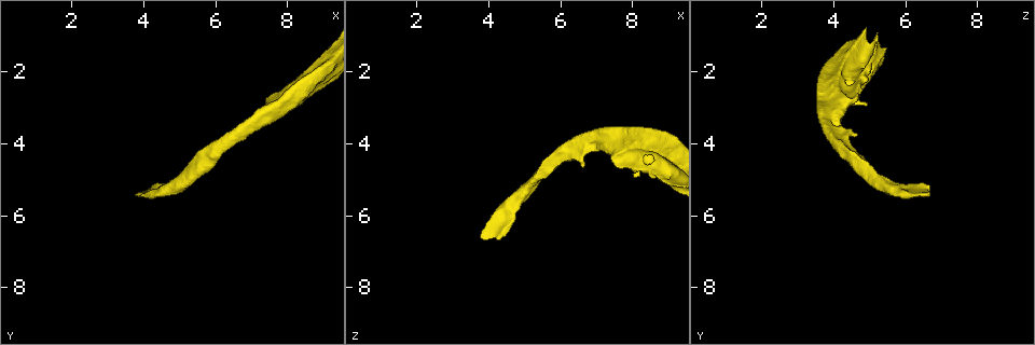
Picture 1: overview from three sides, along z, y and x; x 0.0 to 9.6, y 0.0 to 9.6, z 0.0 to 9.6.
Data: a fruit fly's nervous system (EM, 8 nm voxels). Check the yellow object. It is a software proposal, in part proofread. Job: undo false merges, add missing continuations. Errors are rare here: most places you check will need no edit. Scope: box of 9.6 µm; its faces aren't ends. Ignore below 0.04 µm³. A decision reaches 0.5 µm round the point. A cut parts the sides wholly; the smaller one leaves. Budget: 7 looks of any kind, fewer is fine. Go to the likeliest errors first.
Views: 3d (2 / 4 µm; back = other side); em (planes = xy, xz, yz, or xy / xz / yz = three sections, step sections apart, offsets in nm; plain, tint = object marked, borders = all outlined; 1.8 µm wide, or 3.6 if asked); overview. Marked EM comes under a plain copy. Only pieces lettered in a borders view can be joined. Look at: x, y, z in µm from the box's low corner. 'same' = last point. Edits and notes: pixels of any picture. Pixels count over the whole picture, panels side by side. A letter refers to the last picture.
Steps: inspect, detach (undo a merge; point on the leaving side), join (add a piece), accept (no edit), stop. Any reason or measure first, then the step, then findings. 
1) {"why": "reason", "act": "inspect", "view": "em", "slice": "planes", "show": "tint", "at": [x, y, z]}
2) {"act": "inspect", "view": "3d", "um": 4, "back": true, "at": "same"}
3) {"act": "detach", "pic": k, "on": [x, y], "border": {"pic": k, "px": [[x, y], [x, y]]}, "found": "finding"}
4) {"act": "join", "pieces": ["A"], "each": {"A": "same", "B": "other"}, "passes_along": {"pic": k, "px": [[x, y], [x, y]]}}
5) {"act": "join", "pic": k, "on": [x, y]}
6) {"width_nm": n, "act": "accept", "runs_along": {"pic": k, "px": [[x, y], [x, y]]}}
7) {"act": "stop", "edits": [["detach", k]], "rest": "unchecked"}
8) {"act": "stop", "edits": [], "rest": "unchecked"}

{"why": "calibre changes", "act": "inspect", "view": "3d", "um": 4, "at": [8.85, 1.65, 5.05]}

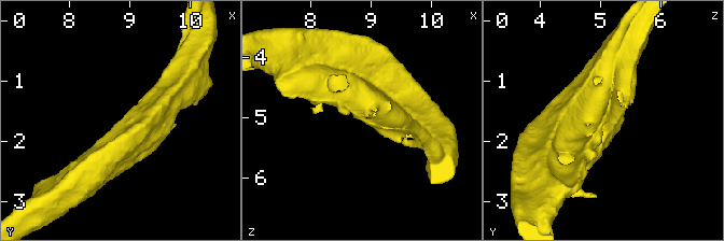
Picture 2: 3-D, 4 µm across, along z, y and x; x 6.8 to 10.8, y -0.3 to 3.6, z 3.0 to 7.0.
{"why": "shape alone is not enough", "act": "inspect", "view": "em", "slice": "planes", "show": "borders", "at": [8.90, 1.70, 5.00]}

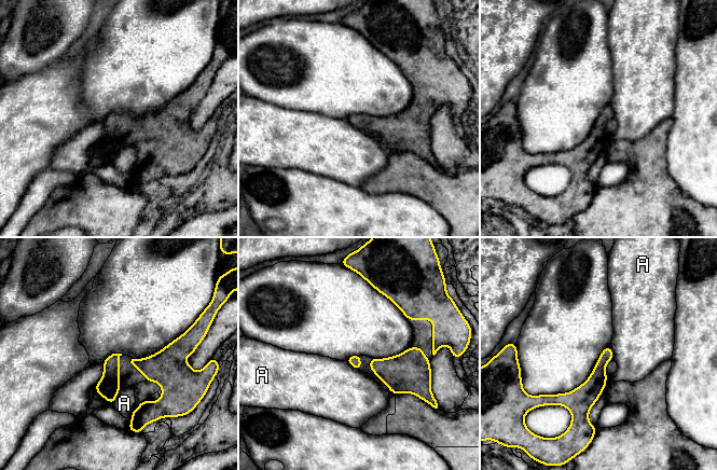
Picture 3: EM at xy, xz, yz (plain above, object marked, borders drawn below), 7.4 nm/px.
{"act": "accept", "each": {"A": "other"}, "runs_along": {"pic": 3, "px": [[607, 349], [583, 398], [584, 420]]}, "found": "continuous, no second cell"}

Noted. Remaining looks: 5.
{"why": "an open end", "act": "inspect", "view": "em", "um": 3.6, "slice": "planes", "show": "borders", "at": [4.35, 5.20, 6.70]}

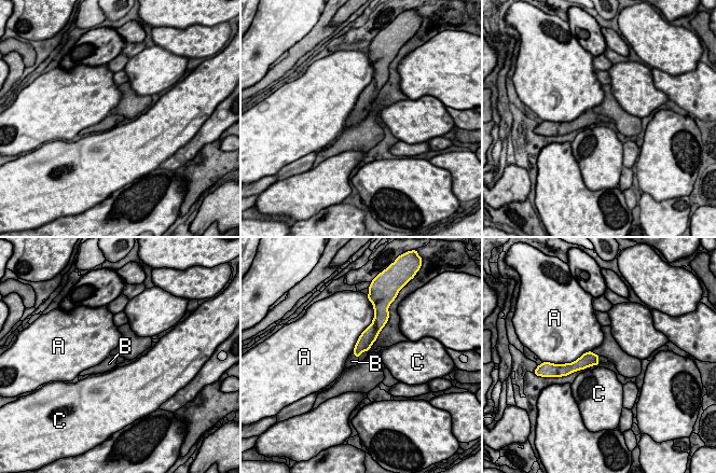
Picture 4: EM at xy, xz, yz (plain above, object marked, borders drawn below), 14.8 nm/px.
{"act": "join", "pieces": ["B"], "each": {"A": "other", "B": "same", "C": "other"}, "passes_along": {"pic": 4, "px": [[363, 344], [355, 356], [352, 361]]}, "found": "it goes on there"}

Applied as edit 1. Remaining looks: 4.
{"why": "branch stops here", "act": "inspect", "view": "em", "um": 3.6, "slice": "yz", "step": 4, "show": "tint", "at": [6.65, 3.80, 4.60]}

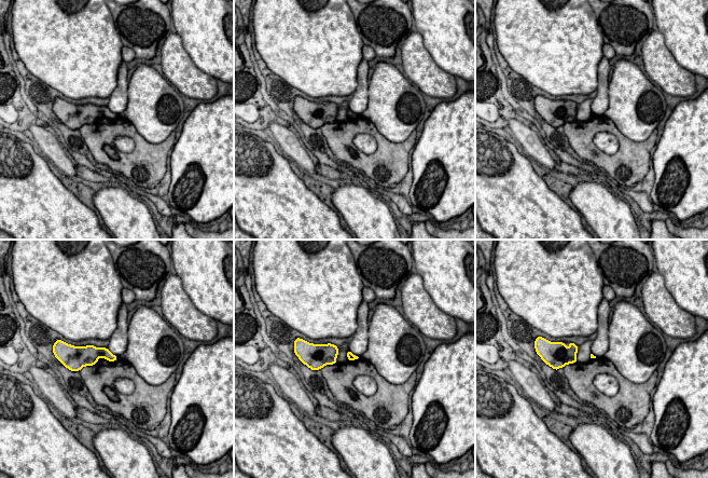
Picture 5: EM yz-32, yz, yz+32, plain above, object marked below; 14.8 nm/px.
{"why": "cut it another way", "act": "inspect", "view": "em", "um": 3.6, "slice": "planes", "show": "borders", "at": "same"}

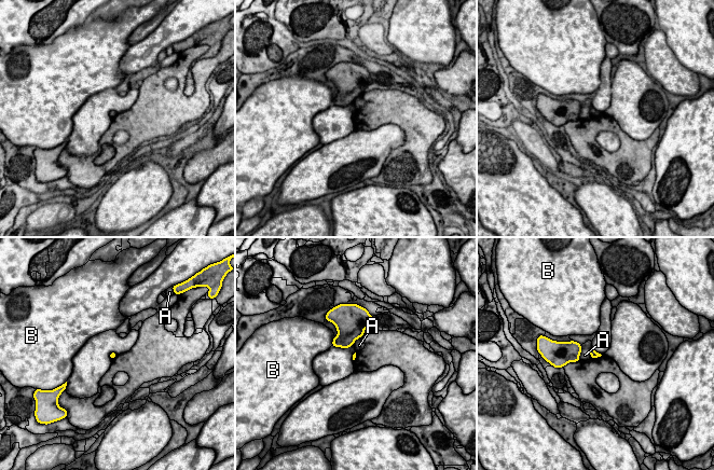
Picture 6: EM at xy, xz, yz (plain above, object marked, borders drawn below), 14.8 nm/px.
{"act": "accept", "each": {"A": "other", "B": "other"}, "border": {"pic": 6, "px": [[581, 345], [579, 359]]}, "found": "none of them fits"}

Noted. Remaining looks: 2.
{"act": "stop", "edits": [["join", 4]], "rest": "unchecked"}

